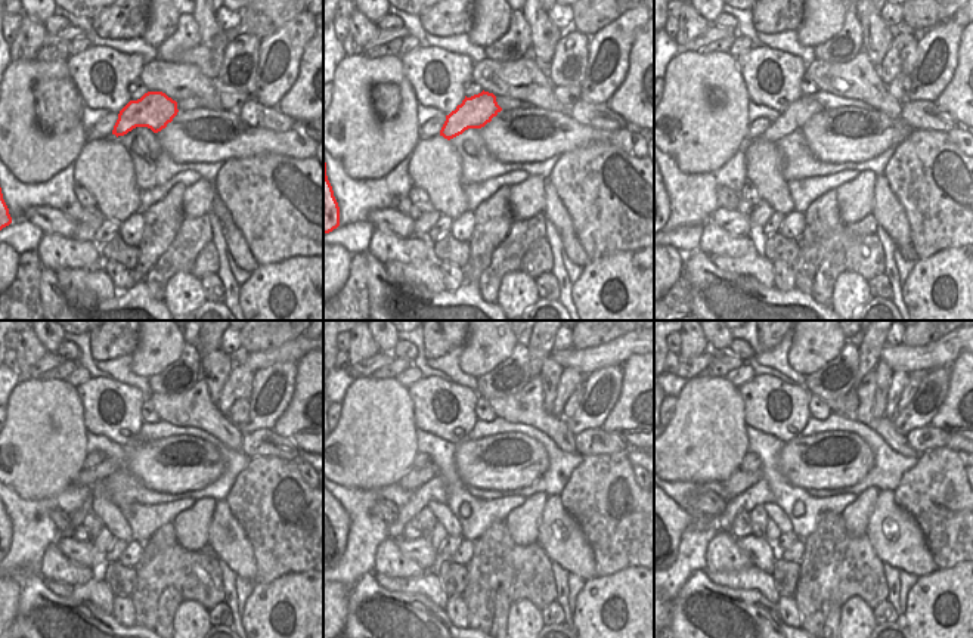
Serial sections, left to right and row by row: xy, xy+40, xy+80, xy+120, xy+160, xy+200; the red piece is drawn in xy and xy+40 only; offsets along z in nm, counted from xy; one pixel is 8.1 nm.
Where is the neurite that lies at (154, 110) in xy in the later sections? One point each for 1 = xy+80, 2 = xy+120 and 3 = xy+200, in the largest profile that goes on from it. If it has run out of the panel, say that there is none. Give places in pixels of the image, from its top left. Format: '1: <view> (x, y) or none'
1: xy+80 (802, 110)
2: xy+120 (87, 477)
3: xy+200 (740, 480)

